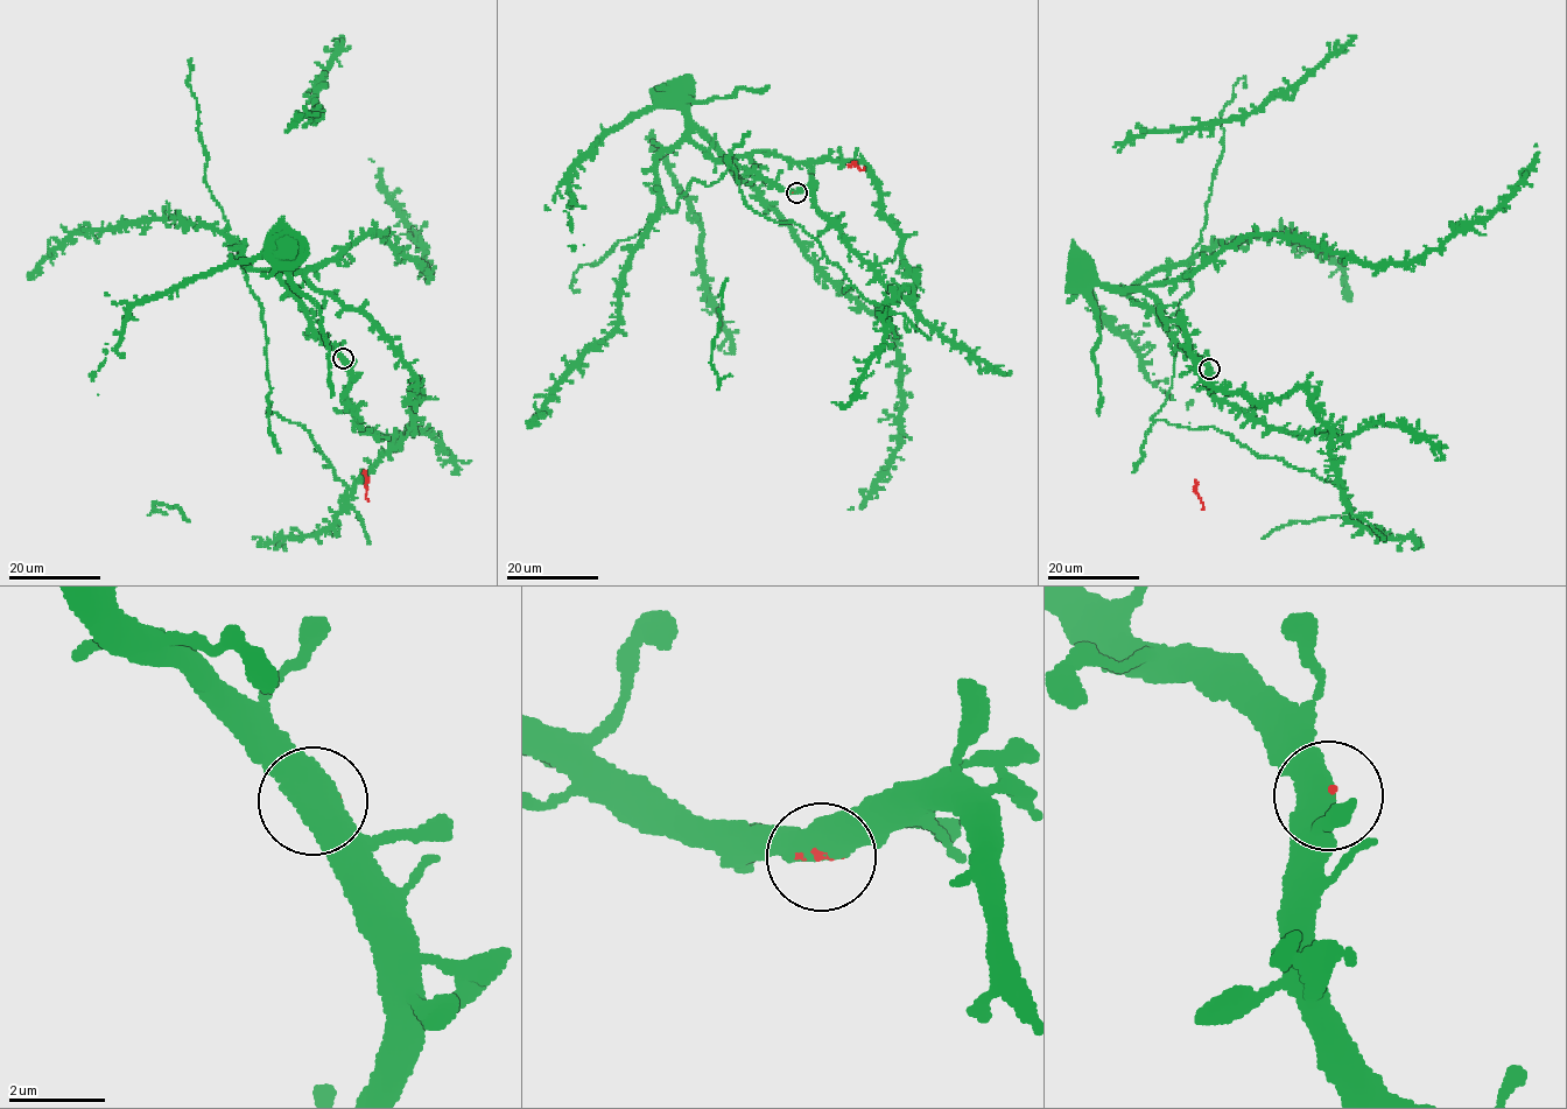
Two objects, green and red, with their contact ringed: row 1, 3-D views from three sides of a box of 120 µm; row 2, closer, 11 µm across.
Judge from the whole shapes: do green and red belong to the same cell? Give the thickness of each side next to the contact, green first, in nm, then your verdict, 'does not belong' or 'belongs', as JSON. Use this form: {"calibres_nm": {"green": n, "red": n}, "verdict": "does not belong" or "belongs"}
{"calibres_nm": {"green": 650, "red": 100}, "verdict": "belongs"}

